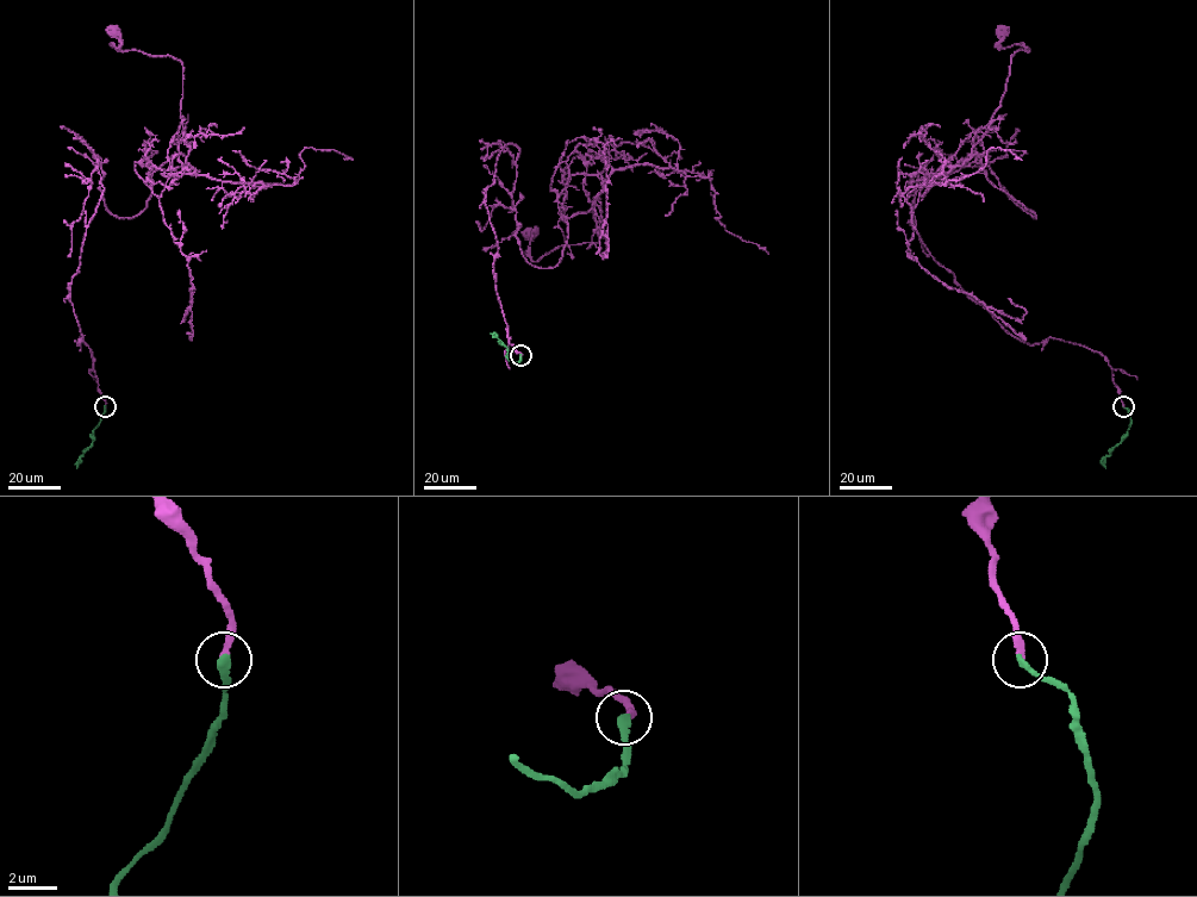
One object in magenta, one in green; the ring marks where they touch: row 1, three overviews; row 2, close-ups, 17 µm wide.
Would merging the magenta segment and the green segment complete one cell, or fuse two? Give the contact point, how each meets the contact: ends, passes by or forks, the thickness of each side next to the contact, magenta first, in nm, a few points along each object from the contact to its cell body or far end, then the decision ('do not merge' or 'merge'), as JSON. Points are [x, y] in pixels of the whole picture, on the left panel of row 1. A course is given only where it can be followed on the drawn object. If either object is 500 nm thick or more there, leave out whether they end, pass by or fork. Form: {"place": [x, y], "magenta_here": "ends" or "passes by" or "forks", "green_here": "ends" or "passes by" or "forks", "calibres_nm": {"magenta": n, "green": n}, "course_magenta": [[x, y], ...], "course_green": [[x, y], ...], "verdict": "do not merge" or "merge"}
{"place": [105, 406], "magenta_here": "ends", "green_here": "ends", "calibres_nm": {"magenta": 280, "green": 300}, "course_magenta": [[105, 406], [69, 299], [98, 162], [105, 207], [136, 216], [179, 154], [182, 74], [113, 32]], "course_green": [[105, 406], [93, 430], [92, 444], [78, 468]], "verdict": "merge"}

